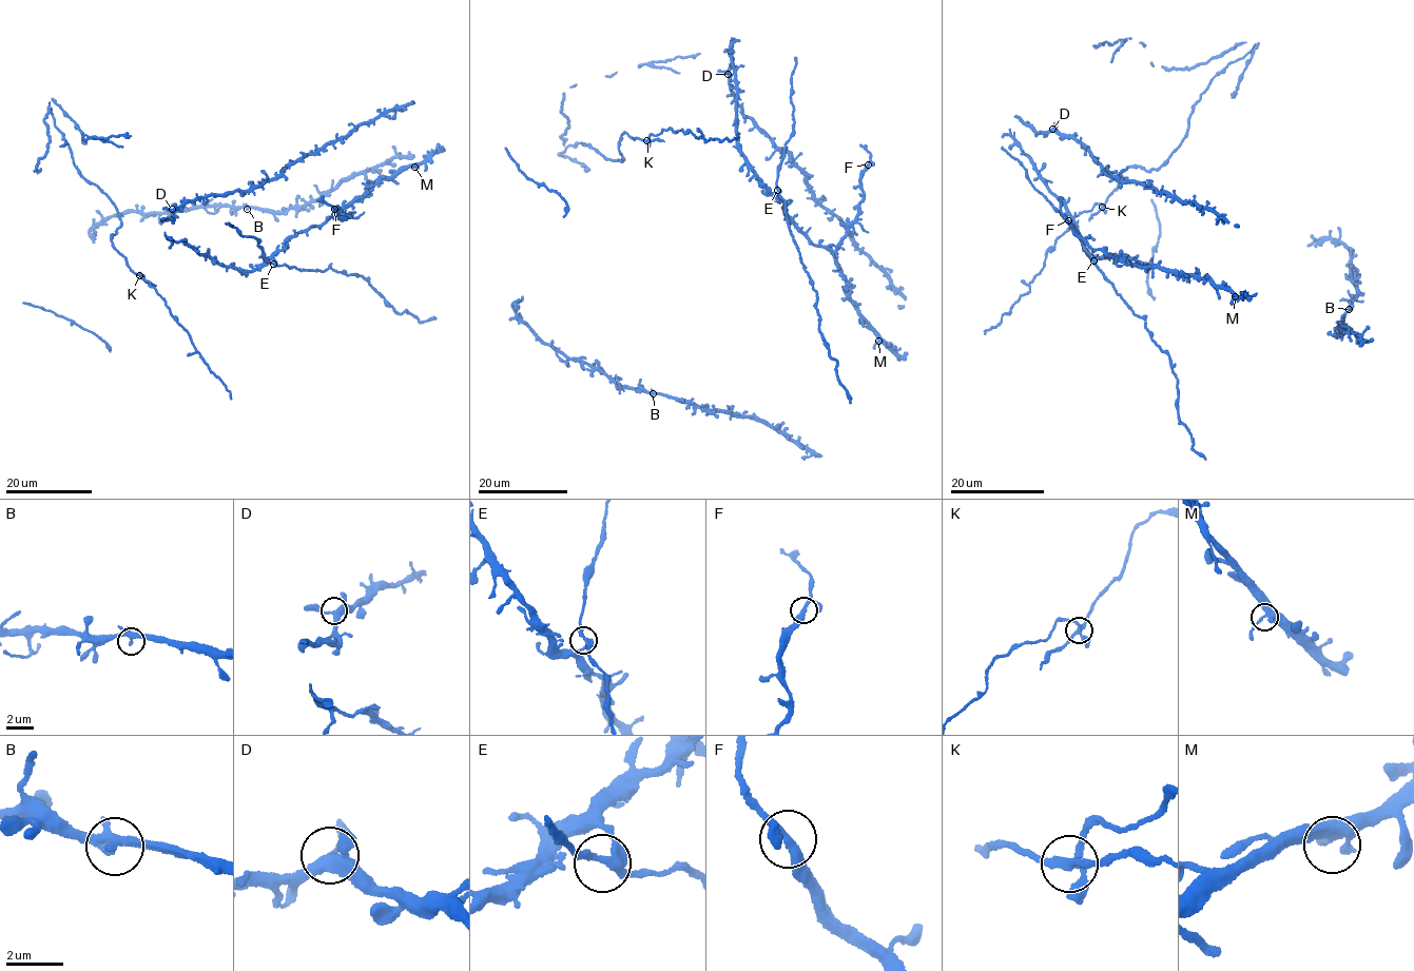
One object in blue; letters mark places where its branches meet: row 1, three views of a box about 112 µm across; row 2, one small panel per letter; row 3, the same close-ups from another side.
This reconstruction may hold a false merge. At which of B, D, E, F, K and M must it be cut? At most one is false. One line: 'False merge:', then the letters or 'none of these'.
False merge: K

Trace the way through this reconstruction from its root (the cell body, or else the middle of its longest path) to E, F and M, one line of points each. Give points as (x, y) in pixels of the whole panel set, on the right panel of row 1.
E: (1141, 264), (1118, 256), (1093, 260)
F: (1141, 264), (1147, 269), (1150, 267), (1124, 261), (1089, 248), (1068, 220)
M: (1141, 264), (1147, 269), (1156, 266), (1206, 277), (1235, 296)

